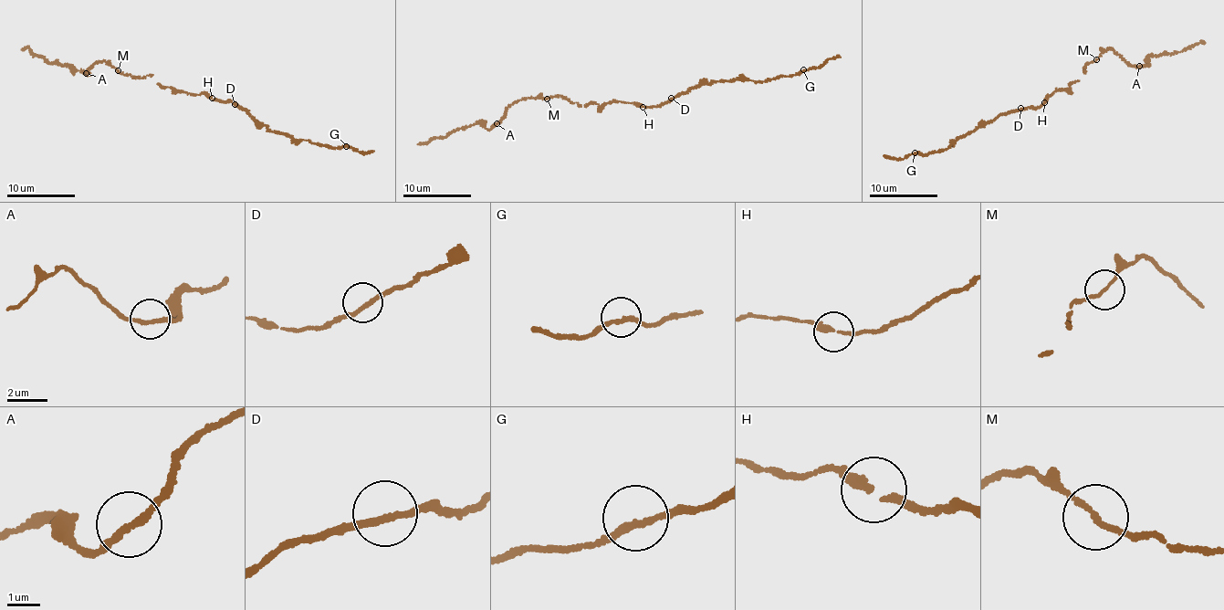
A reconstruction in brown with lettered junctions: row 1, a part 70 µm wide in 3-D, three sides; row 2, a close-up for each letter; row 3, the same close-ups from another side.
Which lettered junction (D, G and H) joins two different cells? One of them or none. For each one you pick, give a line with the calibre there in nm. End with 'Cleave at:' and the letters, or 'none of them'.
Cleave at: none of them

